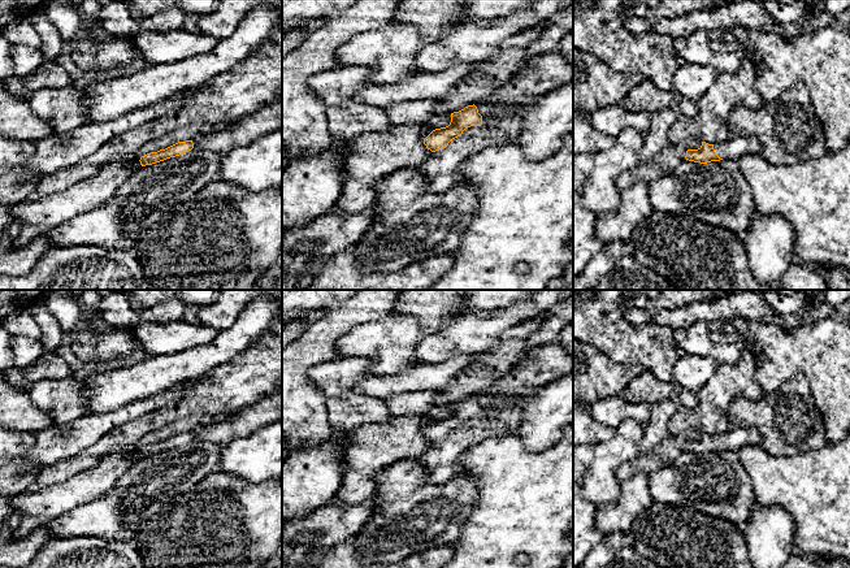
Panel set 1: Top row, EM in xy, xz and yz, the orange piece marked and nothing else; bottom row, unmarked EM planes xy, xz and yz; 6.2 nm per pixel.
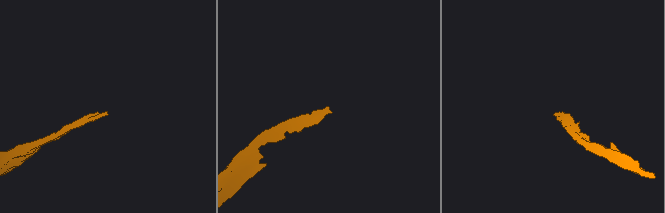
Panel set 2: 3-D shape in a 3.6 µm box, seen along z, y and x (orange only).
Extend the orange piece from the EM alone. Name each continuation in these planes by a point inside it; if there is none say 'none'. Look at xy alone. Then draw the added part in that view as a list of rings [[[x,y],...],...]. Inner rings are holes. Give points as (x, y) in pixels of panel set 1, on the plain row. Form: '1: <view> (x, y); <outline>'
1: xy (268, 408); [[[282,387],[270,395],[261,396],[253,404],[238,409],[226,421],[196,426],[196,439],[226,446],[237,438],[244,438],[264,425],[282,420]]]

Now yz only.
1: yz (736, 438); [[[755,426],[732,428],[724,434],[715,434],[714,441],[723,451],[738,451],[743,446],[759,446],[762,443],[762,435]]]

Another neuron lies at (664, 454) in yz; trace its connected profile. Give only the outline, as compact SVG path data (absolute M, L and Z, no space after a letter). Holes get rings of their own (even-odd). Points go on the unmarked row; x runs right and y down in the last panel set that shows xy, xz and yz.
M690 428L684 434L672 435L656 446L650 454L641 454L639 458L634 463L624 463L616 472L616 477L620 481L629 480L637 472L643 474L651 474L659 469L663 469L672 464L686 447L688 441L698 441L701 439L702 433Z

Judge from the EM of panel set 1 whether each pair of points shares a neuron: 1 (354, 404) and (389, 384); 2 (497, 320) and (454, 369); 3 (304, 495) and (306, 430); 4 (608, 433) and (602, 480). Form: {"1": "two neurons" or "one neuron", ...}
{"1": "two neurons", "2": "two neurons", "3": "two neurons", "4": "two neurons"}

